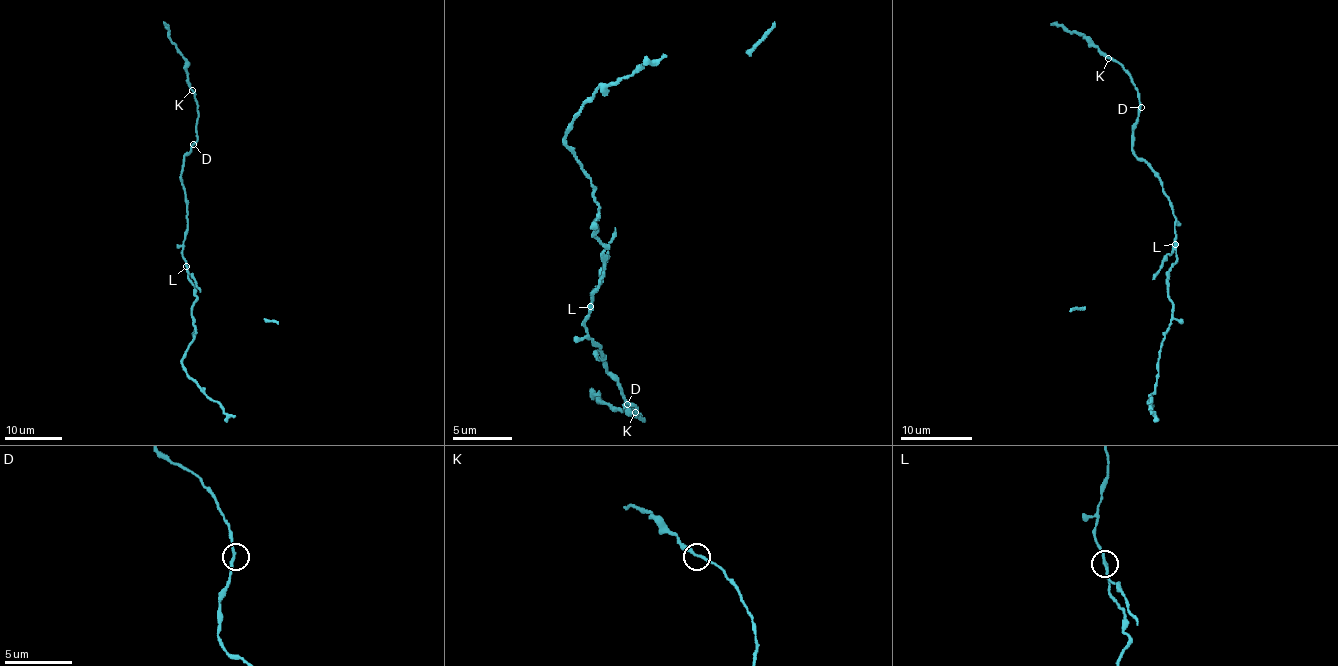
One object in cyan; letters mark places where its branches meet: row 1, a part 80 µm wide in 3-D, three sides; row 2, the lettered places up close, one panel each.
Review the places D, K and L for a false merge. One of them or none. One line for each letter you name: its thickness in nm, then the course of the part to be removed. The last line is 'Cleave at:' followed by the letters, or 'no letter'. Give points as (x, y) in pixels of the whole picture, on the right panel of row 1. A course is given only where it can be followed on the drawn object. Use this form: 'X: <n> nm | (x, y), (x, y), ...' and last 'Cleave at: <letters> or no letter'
L: 170 nm | (1175, 244), (1174, 252), (1168, 254), (1153, 279)
Cleave at: L

